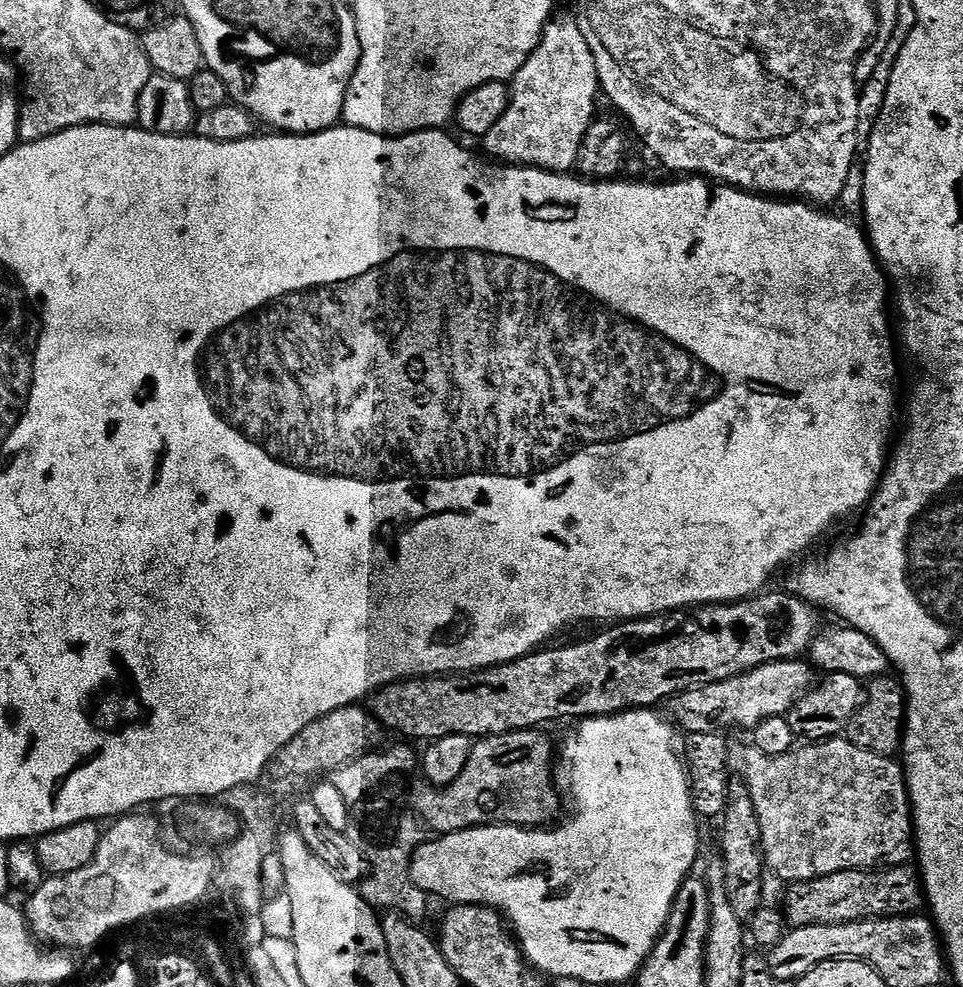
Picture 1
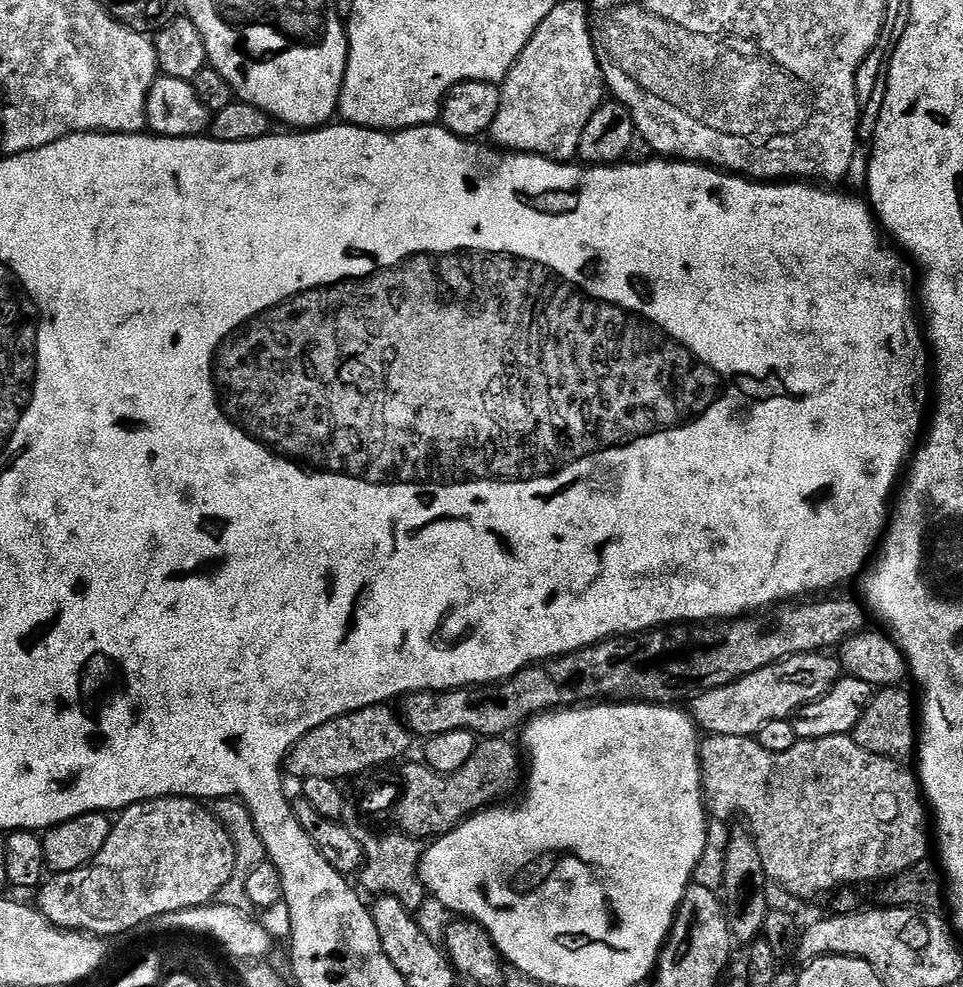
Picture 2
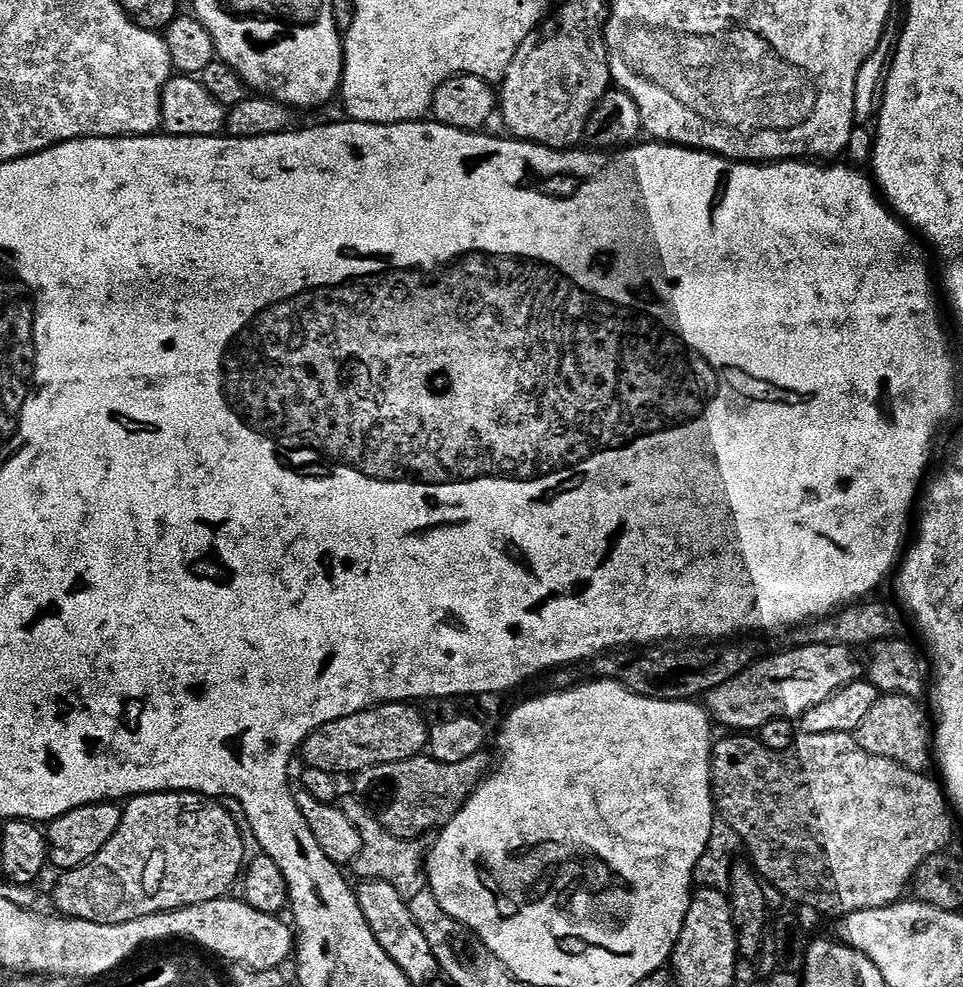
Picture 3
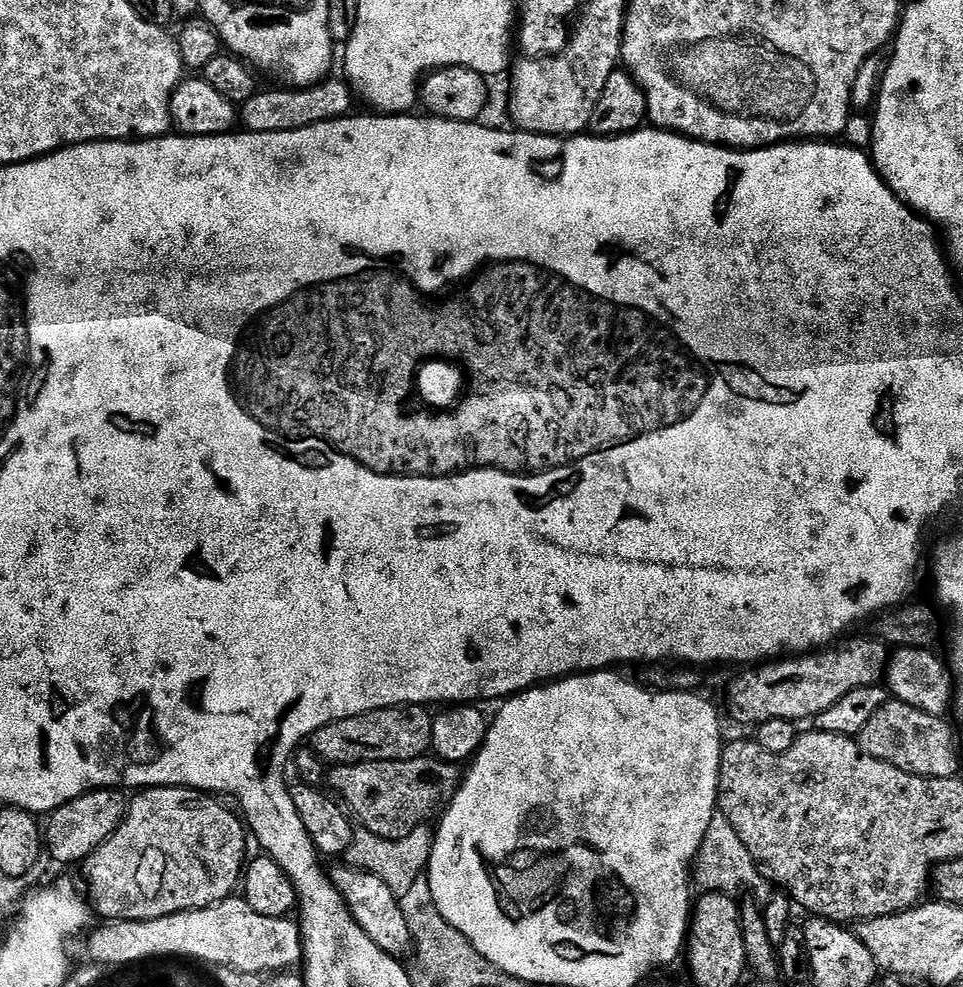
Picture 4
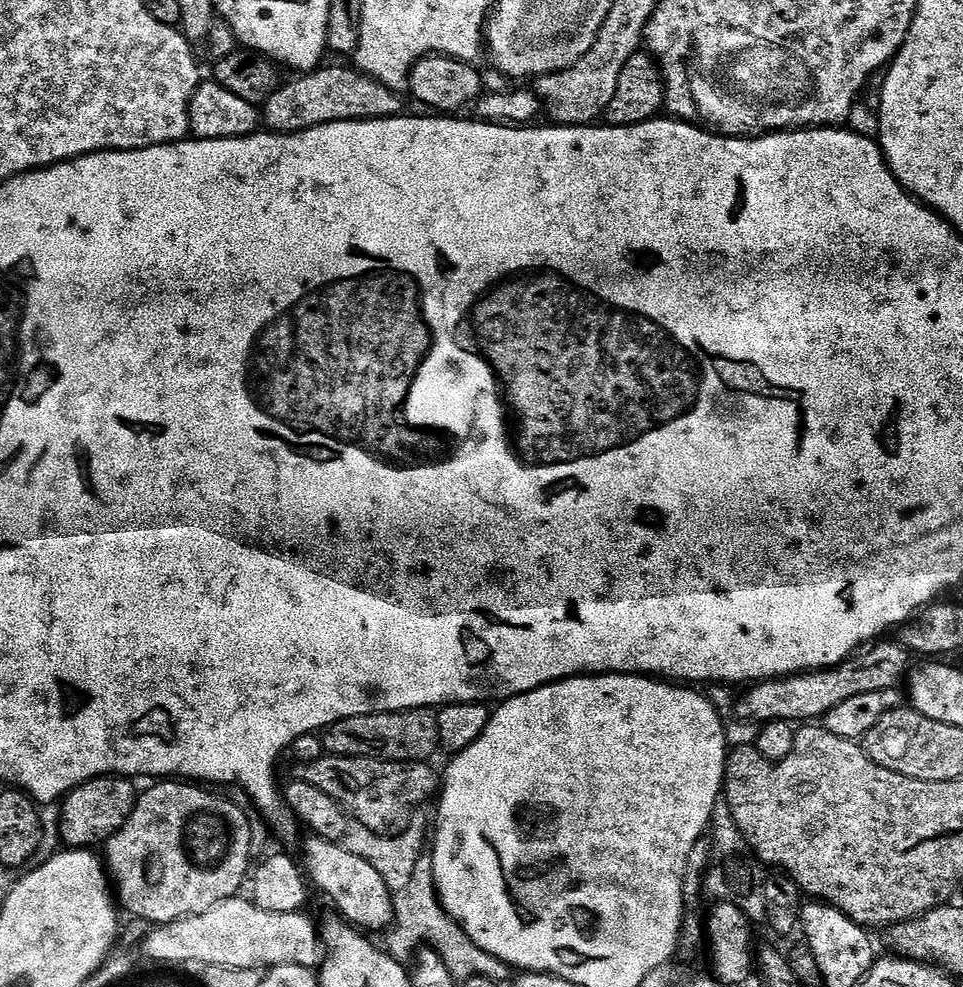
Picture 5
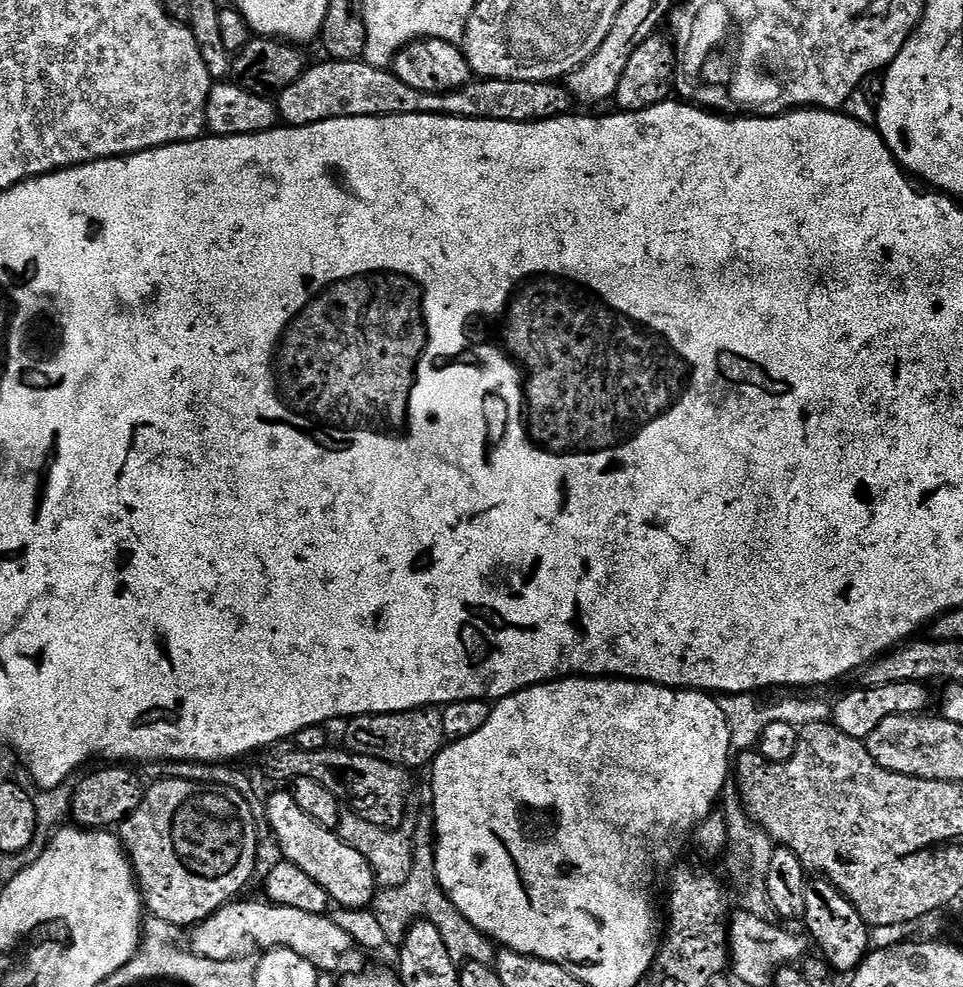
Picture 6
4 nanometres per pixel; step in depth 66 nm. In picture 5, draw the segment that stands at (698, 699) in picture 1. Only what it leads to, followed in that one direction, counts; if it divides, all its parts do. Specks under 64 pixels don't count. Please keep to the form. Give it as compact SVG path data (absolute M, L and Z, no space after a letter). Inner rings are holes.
M880 638L859 649L855 654L819 672L799 672L797 676L785 676L778 680L762 680L753 683L744 697L738 700L738 712L743 719L753 722L786 720L812 722L822 718L834 706L854 698L857 694L871 694L878 690L900 688L913 667L914 657L895 638Z

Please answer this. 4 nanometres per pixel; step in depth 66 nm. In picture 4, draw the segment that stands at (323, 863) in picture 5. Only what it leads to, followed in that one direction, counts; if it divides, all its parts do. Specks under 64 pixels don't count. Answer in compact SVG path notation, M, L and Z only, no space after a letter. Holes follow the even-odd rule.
M343 867L331 869L330 875L338 894L342 894L358 926L366 930L366 934L383 952L397 958L403 957L403 952L413 947L413 941L410 927L403 918L397 893L392 892L390 886L386 886L386 882L382 882L382 878L374 874L364 872L360 868Z

